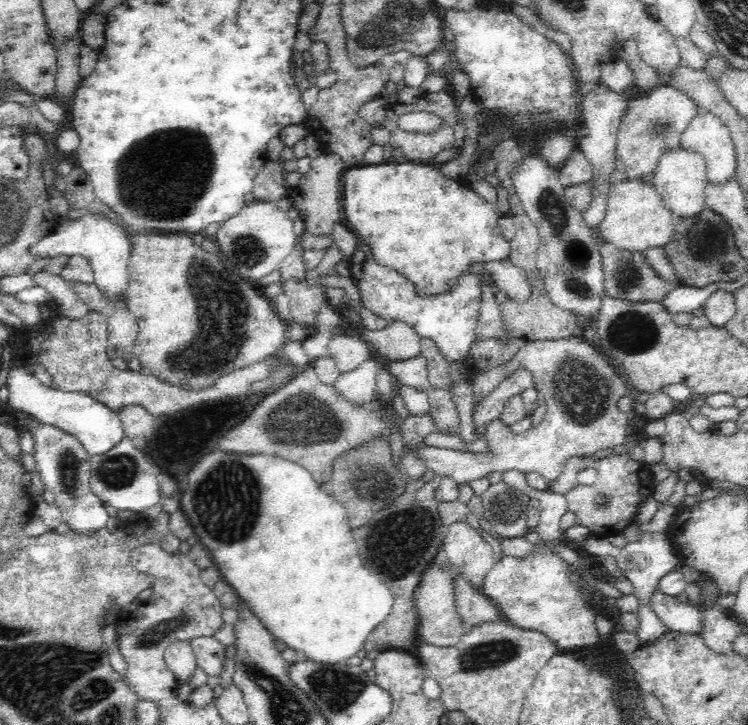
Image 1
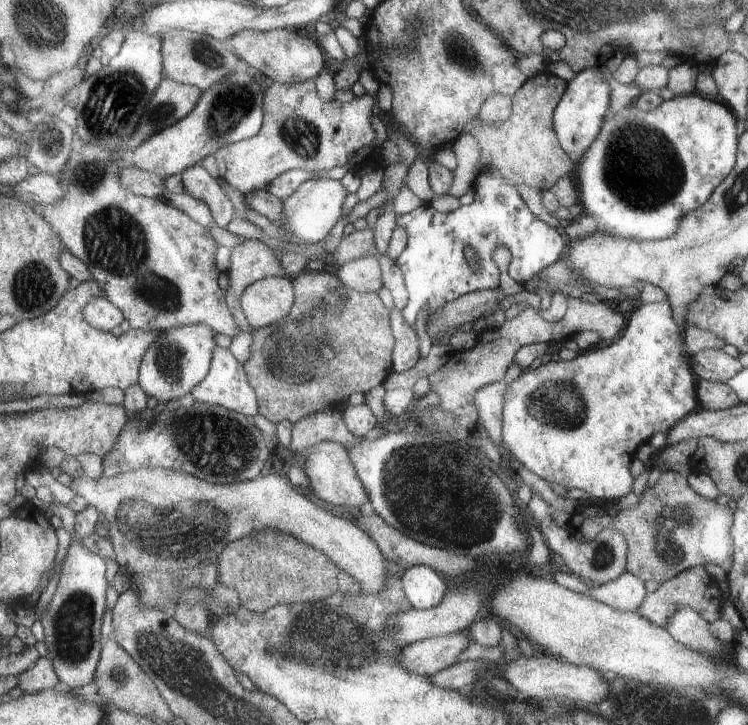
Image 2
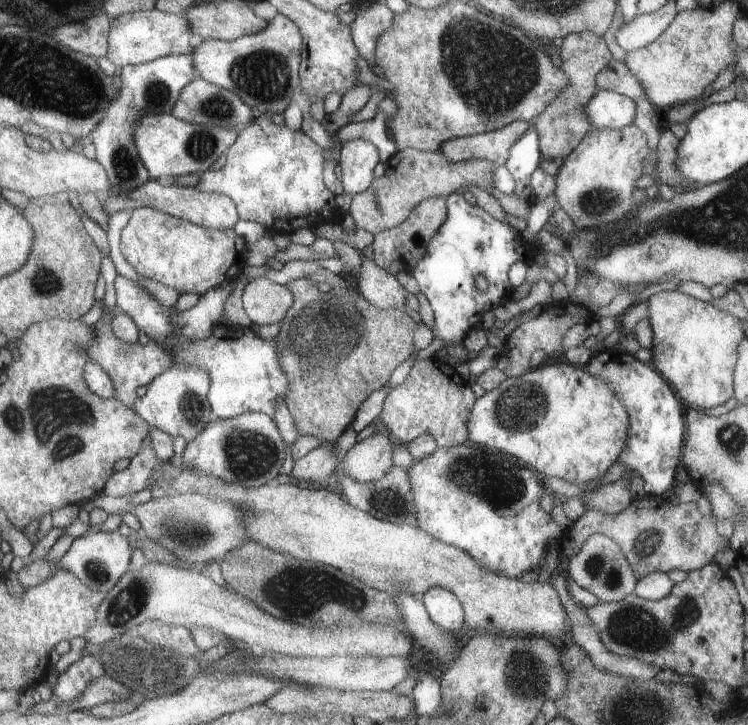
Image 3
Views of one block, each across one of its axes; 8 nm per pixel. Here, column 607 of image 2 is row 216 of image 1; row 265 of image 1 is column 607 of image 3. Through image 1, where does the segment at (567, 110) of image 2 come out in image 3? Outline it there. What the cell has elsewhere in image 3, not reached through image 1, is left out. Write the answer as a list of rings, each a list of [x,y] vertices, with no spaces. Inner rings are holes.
[[[597,90],[585,104],[591,130],[619,130],[633,124],[635,102],[609,90]]]

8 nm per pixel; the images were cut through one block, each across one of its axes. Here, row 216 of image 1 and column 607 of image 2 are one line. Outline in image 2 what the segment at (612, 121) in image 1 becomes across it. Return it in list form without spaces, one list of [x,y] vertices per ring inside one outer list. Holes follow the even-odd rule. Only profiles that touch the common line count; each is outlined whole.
[[[629,572],[621,574],[621,578],[617,578],[615,582],[607,582],[603,586],[585,582],[585,594],[617,612],[637,612],[647,596],[643,582]]]

